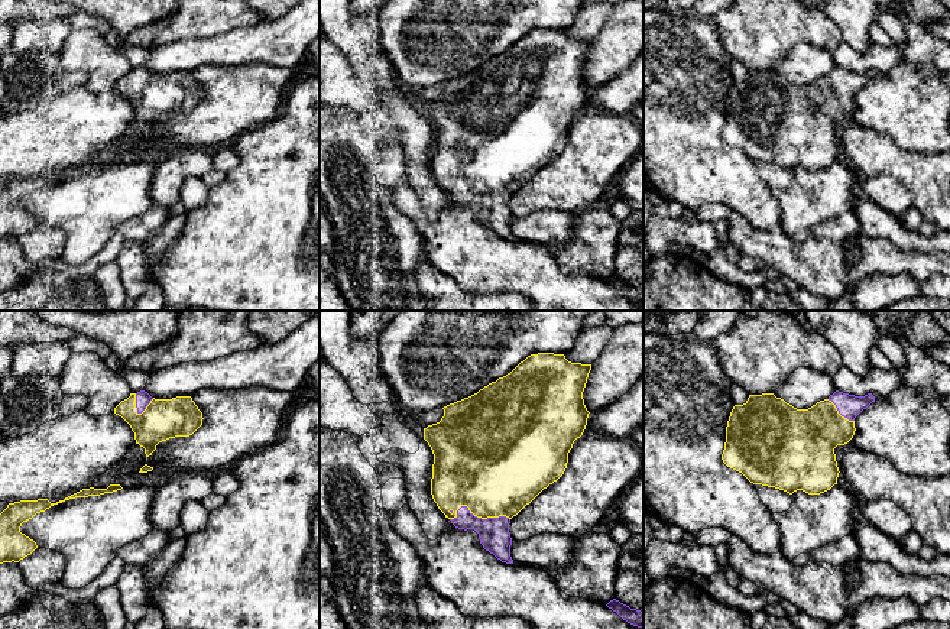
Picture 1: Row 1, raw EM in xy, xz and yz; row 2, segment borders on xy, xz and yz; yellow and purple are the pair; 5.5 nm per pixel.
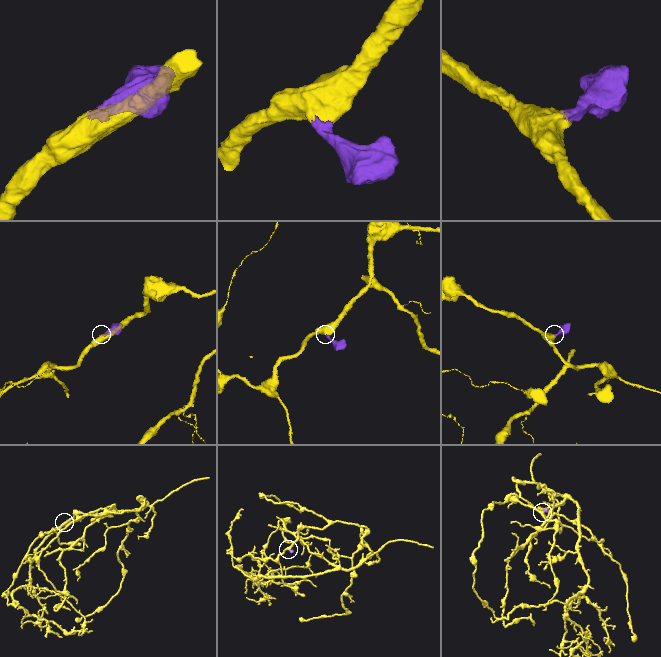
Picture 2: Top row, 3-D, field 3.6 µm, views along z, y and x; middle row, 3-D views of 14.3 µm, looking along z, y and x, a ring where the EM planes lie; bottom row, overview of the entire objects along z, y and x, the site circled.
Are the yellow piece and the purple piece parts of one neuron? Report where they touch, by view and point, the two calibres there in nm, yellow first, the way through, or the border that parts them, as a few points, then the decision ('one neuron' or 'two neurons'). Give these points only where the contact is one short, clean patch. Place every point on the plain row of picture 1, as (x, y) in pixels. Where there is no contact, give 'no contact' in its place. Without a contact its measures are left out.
meets yellow in xz at (479, 193); 460 nm thick on the yellow side, 180 nm on the other; runs through xz (495, 151), (479, 174), (479, 193), (493, 208); one neuron

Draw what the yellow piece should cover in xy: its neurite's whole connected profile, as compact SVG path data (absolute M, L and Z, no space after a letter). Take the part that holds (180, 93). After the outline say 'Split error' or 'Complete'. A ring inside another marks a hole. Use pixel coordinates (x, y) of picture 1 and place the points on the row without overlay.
M145 67L130 69L114 84L114 90L130 101L146 133L162 117L192 111L204 95L191 72L155 75Z. Split error

